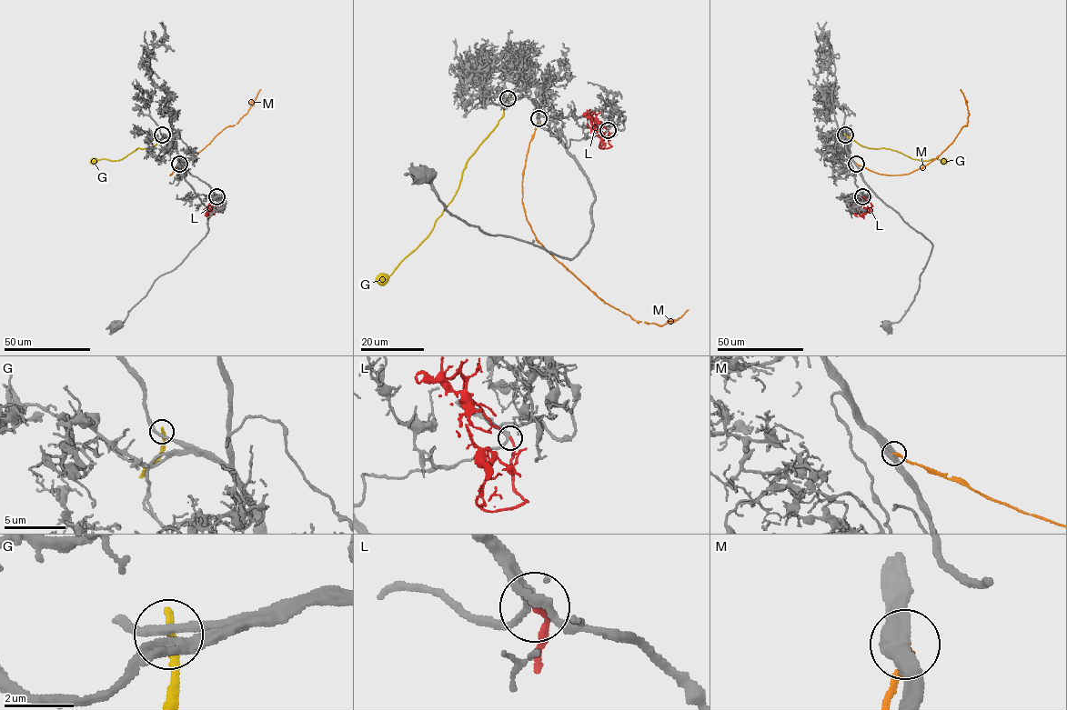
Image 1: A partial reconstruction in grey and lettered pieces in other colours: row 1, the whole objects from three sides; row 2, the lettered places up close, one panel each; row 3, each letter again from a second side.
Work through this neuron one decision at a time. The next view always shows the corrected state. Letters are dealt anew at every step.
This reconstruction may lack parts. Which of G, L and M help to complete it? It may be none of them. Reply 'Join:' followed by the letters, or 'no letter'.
Join: L

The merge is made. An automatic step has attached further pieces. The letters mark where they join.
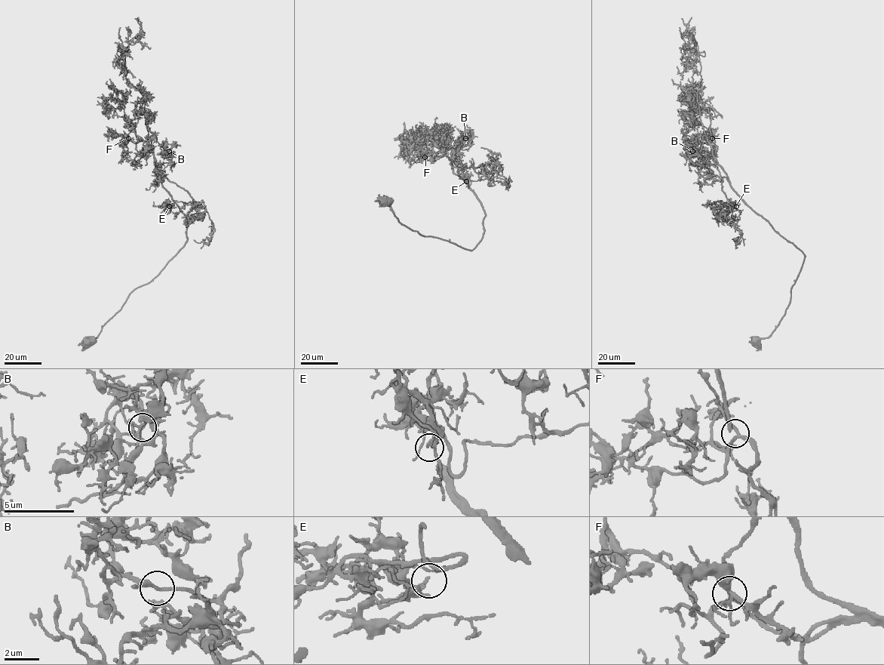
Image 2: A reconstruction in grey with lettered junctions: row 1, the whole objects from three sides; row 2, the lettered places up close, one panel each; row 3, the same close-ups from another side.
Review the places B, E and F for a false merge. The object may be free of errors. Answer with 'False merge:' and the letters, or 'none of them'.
False merge: none of them

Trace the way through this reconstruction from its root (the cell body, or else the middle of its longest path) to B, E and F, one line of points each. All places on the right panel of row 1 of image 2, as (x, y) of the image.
B: (754, 342), (767, 338), (784, 315), (805, 255), (734, 190), (704, 136), (701, 149), (692, 151)
E: (754, 342), (767, 338), (784, 315), (805, 255), (723, 177), (722, 190), (730, 204), (740, 204), (736, 206)
F: (754, 342), (767, 338), (784, 315), (805, 255), (732, 187), (713, 154), (712, 138)

